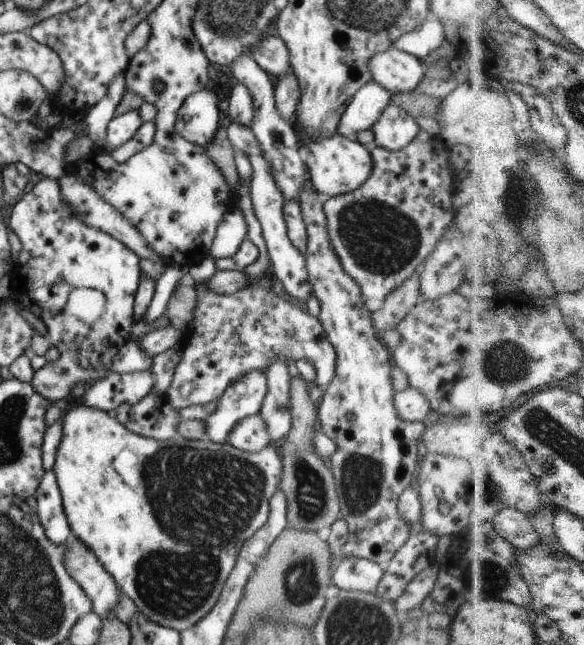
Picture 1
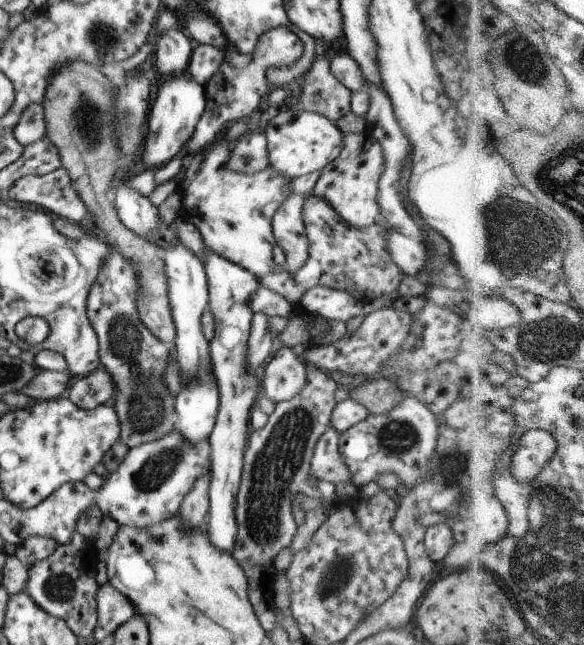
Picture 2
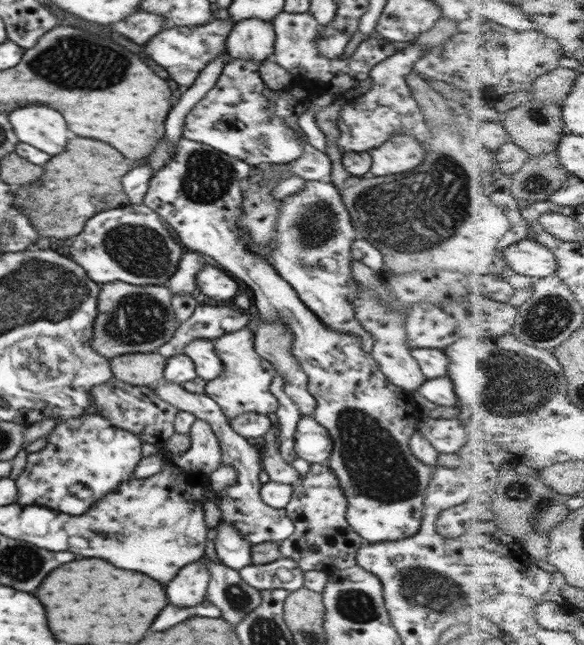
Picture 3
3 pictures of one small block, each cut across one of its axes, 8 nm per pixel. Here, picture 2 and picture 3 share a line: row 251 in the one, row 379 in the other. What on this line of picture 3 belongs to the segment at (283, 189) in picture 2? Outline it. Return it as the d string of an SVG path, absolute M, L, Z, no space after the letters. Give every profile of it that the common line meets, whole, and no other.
M247 328L220 336L213 340L216 356L222 360L222 374L207 381L205 395L216 402L228 422L244 412L267 415L278 409L277 399L270 392L272 378L276 376L271 362L263 359L254 348L254 336Z

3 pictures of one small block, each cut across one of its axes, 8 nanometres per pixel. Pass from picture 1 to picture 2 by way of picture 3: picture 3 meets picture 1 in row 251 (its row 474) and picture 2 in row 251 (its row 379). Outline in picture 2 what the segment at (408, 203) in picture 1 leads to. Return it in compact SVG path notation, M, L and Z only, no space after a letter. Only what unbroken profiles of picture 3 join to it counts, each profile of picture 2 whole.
M311 194L302 206L303 223L308 238L308 258L300 270L292 275L294 282L303 290L328 287L347 292L361 304L398 290L404 274L392 262L388 252L386 226L378 222L366 228L348 226L338 212L324 200L324 196Z

